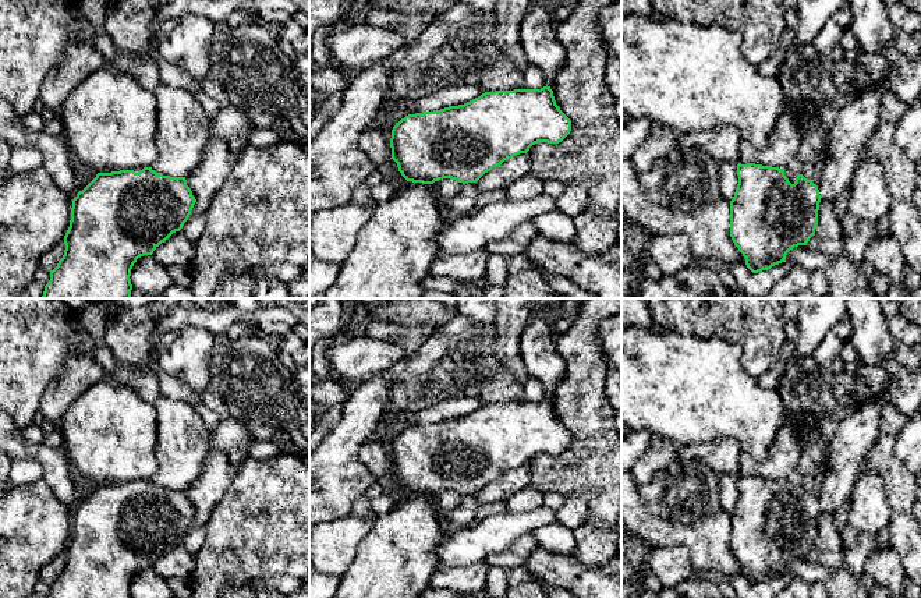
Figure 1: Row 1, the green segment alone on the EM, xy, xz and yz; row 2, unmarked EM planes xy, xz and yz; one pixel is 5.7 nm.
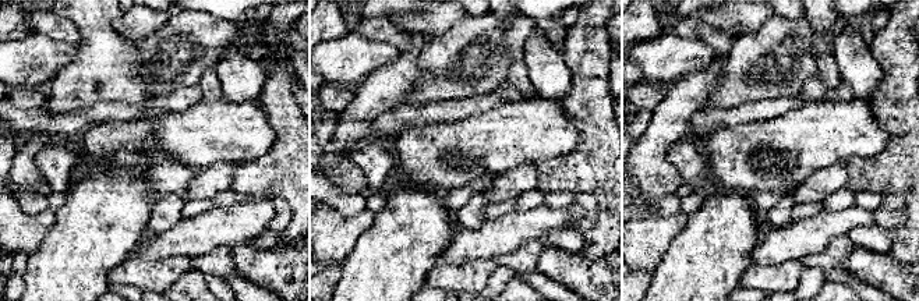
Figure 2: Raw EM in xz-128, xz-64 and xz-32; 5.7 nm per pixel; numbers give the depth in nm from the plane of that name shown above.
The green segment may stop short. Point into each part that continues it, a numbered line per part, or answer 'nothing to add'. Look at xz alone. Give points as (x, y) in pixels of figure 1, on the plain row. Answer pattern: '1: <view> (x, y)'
nothing to add

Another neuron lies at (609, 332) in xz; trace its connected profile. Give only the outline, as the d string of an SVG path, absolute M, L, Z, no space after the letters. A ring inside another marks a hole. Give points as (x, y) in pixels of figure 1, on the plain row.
M621 314L606 318L598 336L607 369L621 368Z

